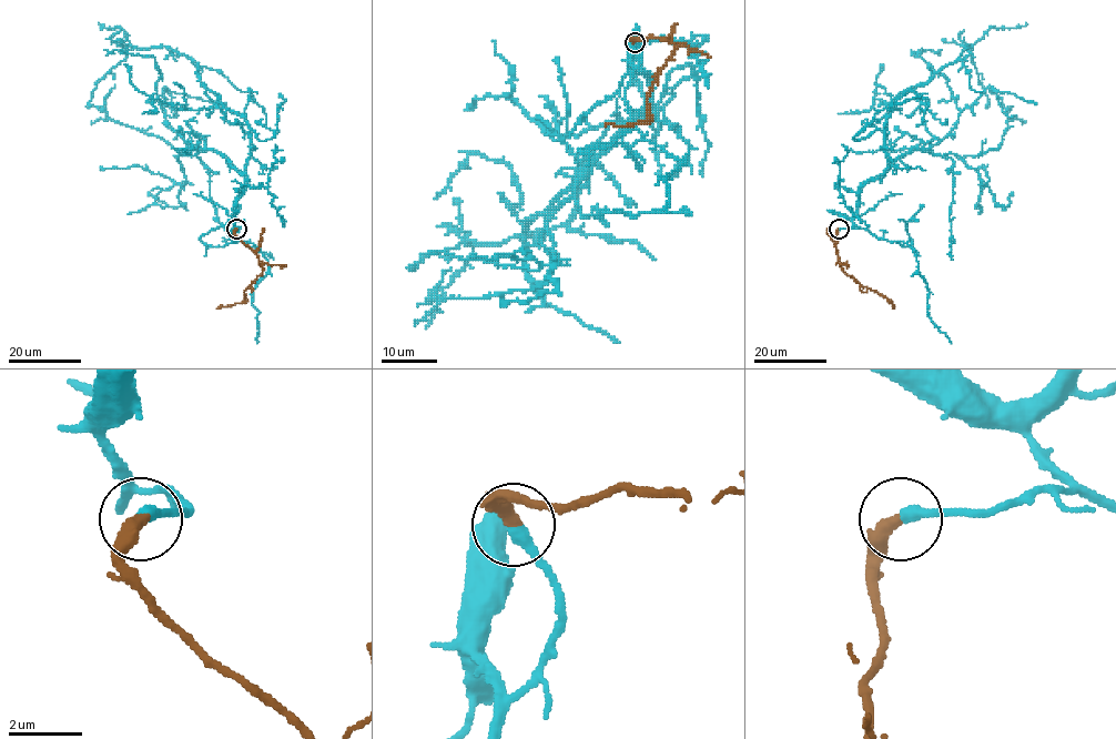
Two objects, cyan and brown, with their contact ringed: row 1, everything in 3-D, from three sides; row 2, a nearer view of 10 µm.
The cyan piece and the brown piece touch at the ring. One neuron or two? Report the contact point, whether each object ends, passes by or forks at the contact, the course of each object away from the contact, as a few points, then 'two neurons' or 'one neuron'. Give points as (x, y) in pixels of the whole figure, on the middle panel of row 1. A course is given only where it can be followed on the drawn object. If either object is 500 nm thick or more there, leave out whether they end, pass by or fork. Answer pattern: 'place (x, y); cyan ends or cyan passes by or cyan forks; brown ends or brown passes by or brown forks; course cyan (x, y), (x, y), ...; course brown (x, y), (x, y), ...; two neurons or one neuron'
place (635, 42); cyan ends; brown ends; course cyan (635, 42), (640, 60), (629, 62), (649, 80), (655, 114), (612, 121), (589, 149), (566, 224), (409, 265); course brown (635, 42), (660, 37), (676, 51), (655, 77), (646, 101), (649, 115), (629, 125), (606, 125); one neuron

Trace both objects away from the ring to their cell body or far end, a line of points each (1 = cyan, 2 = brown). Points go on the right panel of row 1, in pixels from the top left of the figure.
1: (839, 229), (855, 226), (858, 193), (886, 166), (884, 124), (891, 103), (955, 62), (966, 47), (986, 108)
2: (839, 229), (835, 252), (840, 267), (862, 286), (888, 299), (894, 309)

